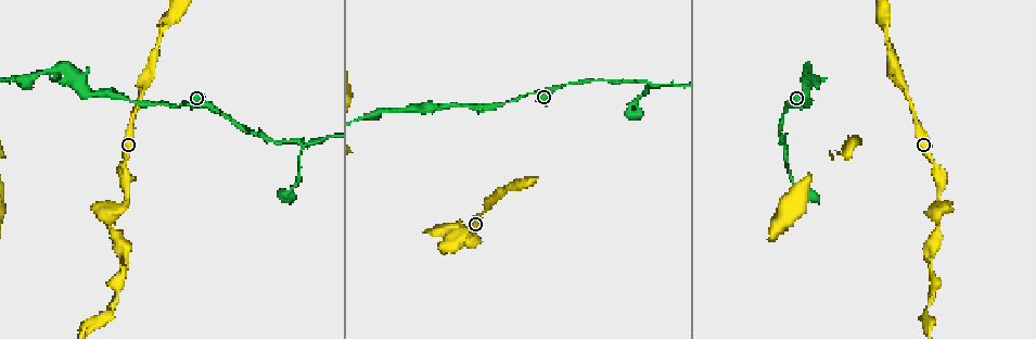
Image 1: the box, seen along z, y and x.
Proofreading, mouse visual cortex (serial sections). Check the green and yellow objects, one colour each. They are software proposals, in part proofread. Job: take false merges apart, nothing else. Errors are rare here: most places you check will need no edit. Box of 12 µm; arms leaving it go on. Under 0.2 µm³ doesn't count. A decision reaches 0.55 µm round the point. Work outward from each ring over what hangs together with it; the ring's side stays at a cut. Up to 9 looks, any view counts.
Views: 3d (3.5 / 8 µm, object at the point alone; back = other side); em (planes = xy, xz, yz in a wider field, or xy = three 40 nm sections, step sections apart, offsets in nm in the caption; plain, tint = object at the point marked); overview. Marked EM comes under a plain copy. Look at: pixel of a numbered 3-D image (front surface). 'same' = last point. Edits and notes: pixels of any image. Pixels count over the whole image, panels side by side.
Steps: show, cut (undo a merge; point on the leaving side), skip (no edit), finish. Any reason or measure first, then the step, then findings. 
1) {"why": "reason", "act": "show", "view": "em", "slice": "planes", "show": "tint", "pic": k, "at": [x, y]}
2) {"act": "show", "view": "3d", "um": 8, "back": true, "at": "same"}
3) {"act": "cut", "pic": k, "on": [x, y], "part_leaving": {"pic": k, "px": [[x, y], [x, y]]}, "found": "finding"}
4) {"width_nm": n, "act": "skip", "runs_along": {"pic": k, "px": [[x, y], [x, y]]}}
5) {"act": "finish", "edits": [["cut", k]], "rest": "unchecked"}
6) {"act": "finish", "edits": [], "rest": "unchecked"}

{"why": "sudden change in width", "act": "show", "view": "3d", "um": 3.5, "pic": 1, "at": [885, 32]}

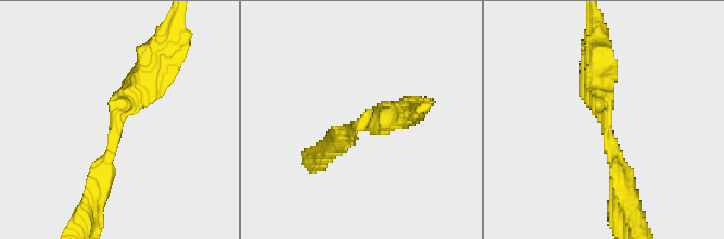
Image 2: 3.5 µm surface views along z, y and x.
{"arm_widths_nm": [250, 400], "why": "shape alone is not enough", "act": "show", "view": "em", "slice": "planes", "show": "tint", "pic": 2, "at": [118, 120]}

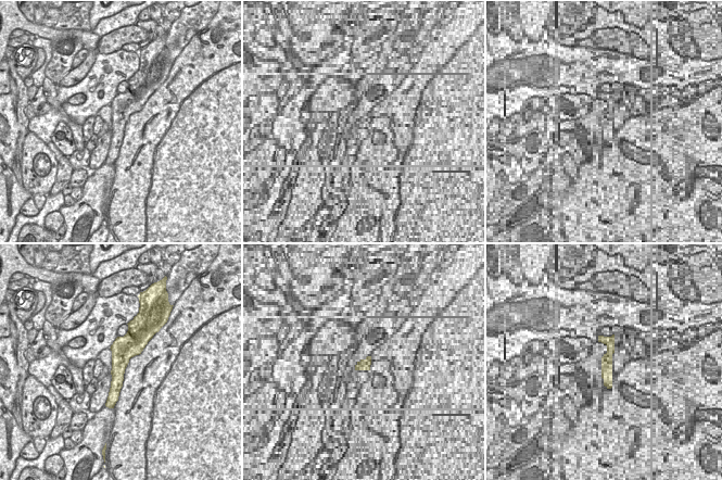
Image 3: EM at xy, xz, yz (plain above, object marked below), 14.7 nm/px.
{"width_nm": 360, "act": "skip", "runs_along": {"pic": 3, "px": [[131, 332], [113, 399]]}, "found": "continuous, no second cell"}

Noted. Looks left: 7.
{"why": "thin neck", "act": "show", "view": "3d", "um": 8, "pic": 1, "at": [461, 107]}

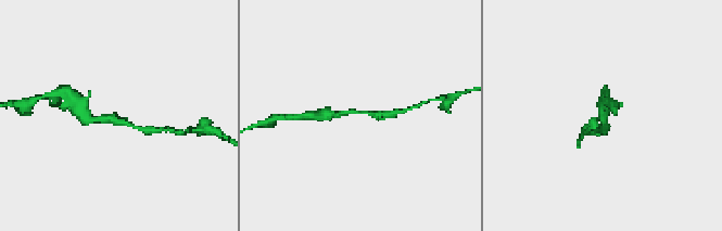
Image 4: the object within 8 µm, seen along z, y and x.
{"why": "zoom in", "act": "show", "view": "3d", "um": 3.5, "pic": 4, "at": [114, 118]}

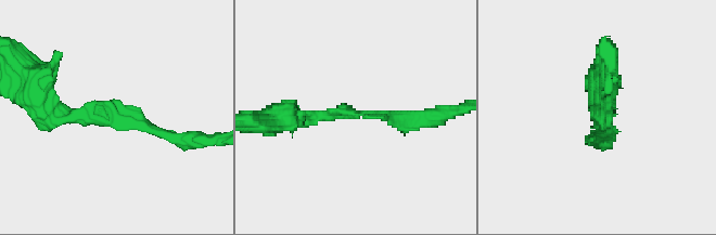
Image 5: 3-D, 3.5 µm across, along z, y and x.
{"act": "skip", "runs_along": {"pic": 5, "px": [[183, 140], [50, 106]]}, "found": "one cell here"}

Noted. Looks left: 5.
{"why": "narrows sharply", "act": "show", "view": "3d", "um": 3.5, "back": true, "pic": 1, "at": [44, 72]}

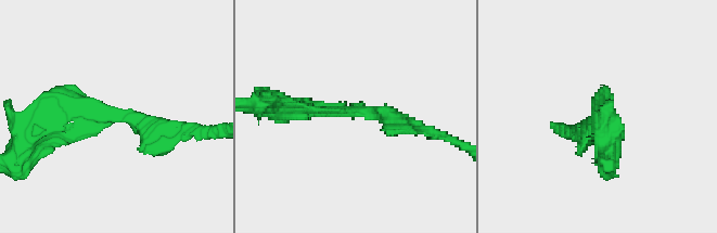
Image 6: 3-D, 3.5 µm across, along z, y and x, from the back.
{"arm_widths_nm": [250, 250], "act": "show", "view": "em", "slice": "xy", "step": 1, "show": "tint", "pic": 6, "at": [112, 114]}

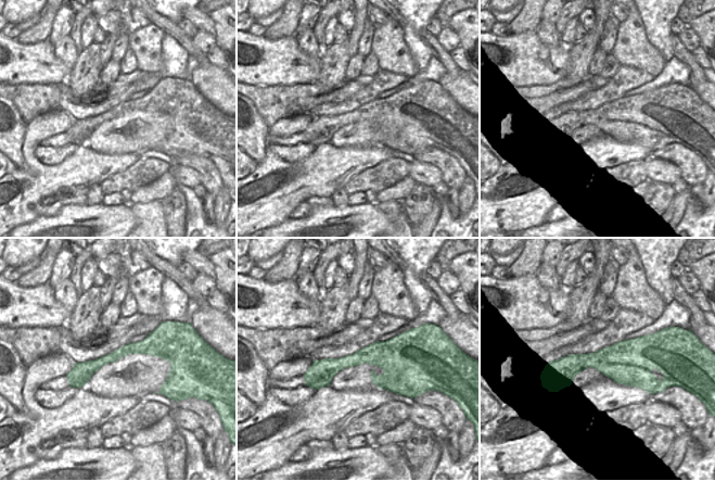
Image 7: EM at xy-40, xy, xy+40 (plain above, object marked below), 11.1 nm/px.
{"act": "show", "view": "em", "slice": "planes", "show": "tint", "at": "same"}

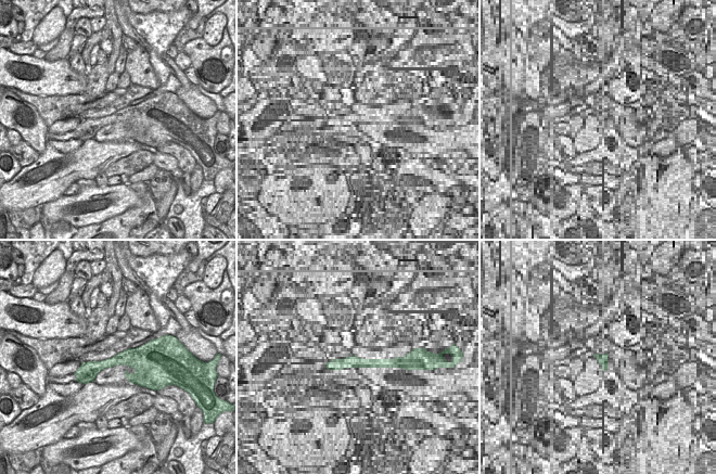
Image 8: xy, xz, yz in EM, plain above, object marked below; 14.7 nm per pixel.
{"width_nm": 320, "act": "skip", "runs_along": {"pic": 6, "px": [[291, 111], [384, 113], [423, 130]]}, "found": "all the same cell"}

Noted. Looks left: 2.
{"why": "abrupt turn", "act": "show", "view": "3d", "um": 3.5, "back": true, "pic": 1, "at": [109, 220]}

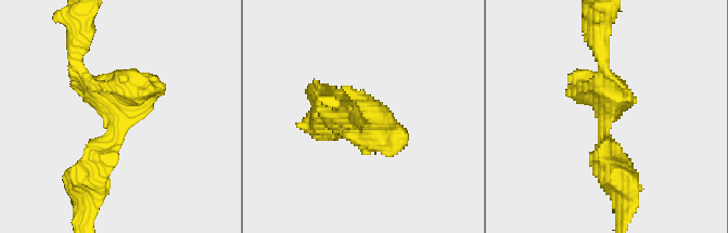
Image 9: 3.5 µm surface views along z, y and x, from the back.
{"why": "need the tissue", "act": "show", "view": "em", "slice": "planes", "show": "tint", "pic": 9, "at": [606, 116]}

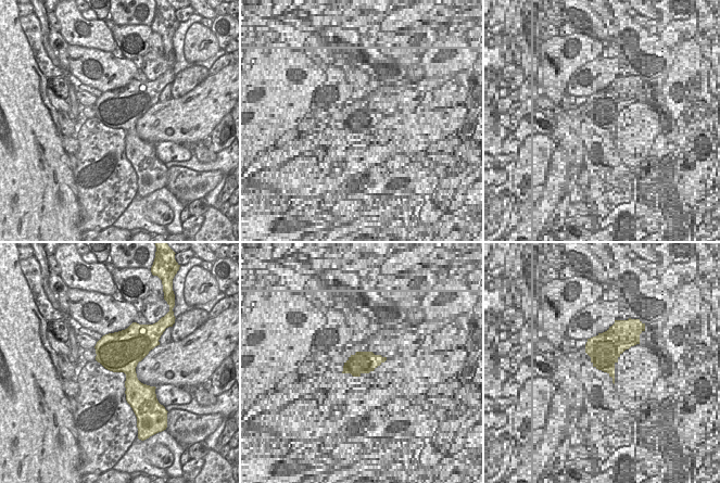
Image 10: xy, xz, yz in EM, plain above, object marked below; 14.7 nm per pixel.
{"act": "skip", "runs_along": {"pic": 9, "px": [[75, 65], [122, 108], [96, 178]]}, "found": "continuous, no second cell"}

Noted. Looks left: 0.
{"act": "finish", "edits": [], "rest": "unchecked"}

